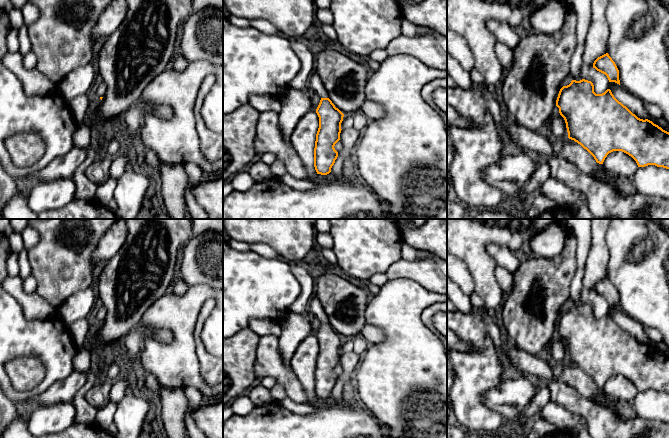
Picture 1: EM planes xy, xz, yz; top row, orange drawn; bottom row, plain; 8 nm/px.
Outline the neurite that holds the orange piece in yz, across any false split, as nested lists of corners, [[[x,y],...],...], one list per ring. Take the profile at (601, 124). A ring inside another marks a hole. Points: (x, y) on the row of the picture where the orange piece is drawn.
[[[585,79],[580,81],[572,80],[569,85],[563,86],[560,89],[556,106],[565,120],[568,138],[586,149],[597,163],[603,164],[607,155],[613,151],[622,151],[631,156],[636,161],[638,167],[655,165],[669,169],[669,132],[648,119],[638,118],[614,97],[610,89],[607,89],[602,94],[596,94],[591,81]]]

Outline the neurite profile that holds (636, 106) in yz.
[[[609,82],[608,89],[611,90],[614,97],[626,106],[633,114],[640,119],[648,119],[648,113],[646,112],[644,103],[636,96],[629,93],[621,85],[615,82]]]

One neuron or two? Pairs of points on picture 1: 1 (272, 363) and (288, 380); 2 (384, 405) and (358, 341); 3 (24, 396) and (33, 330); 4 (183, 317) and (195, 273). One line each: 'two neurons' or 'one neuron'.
1: one neuron
2: two neurons
3: one neuron
4: two neurons

